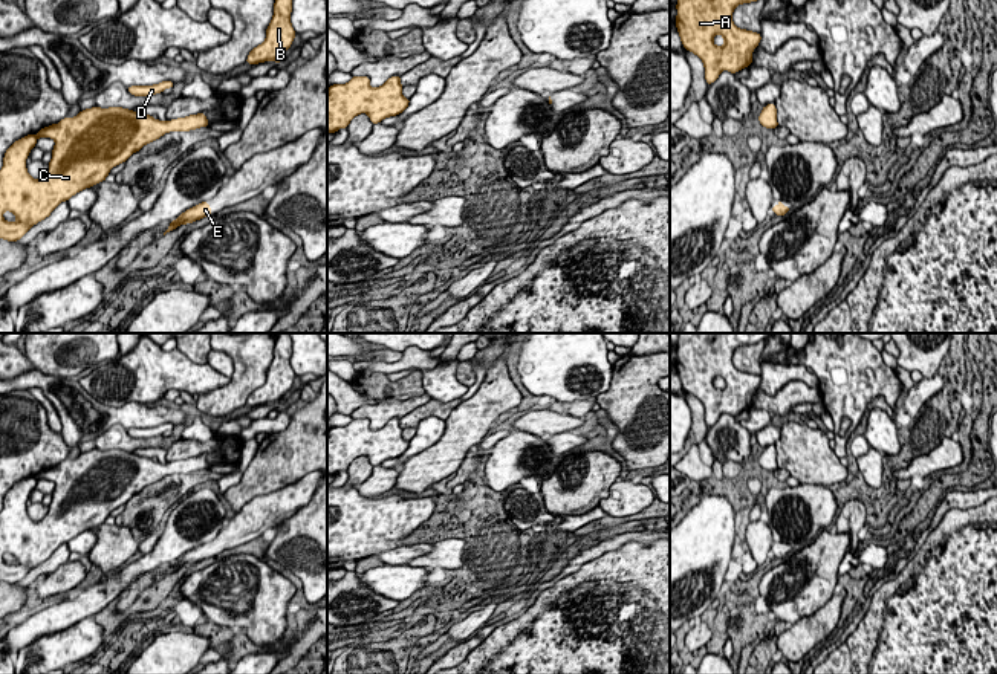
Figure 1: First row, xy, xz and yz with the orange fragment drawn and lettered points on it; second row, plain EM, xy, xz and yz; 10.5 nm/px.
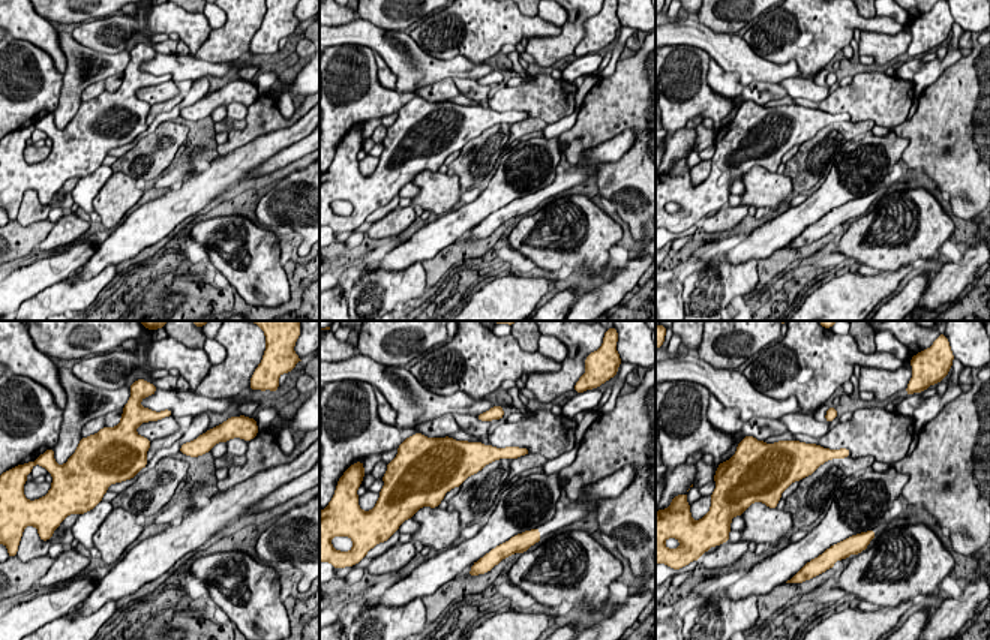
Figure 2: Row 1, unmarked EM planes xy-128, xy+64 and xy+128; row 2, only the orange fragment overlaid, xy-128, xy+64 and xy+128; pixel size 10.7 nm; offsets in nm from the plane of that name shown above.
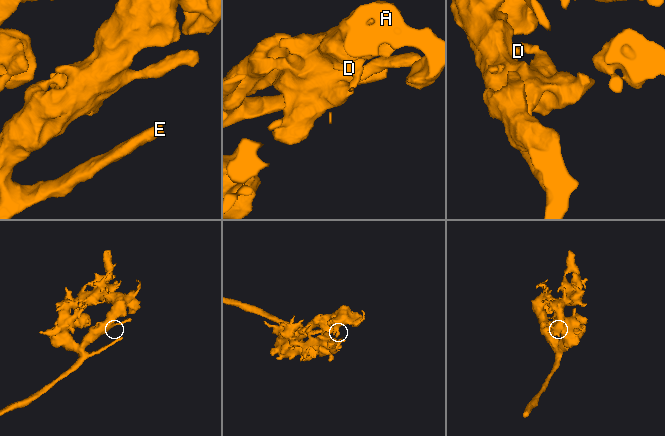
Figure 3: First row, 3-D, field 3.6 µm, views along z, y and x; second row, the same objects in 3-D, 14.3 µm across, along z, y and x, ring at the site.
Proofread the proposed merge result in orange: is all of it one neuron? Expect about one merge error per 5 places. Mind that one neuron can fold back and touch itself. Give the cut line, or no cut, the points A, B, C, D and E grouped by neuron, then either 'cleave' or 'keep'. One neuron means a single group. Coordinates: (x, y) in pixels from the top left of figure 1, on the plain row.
cut none; groups A B C D E; keep

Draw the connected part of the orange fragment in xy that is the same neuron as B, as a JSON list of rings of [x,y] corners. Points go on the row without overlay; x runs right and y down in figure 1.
[[[287,333],[275,335],[274,358],[266,370],[266,381],[254,390],[246,405],[254,408],[265,403],[281,405],[281,397],[291,390],[297,374],[291,365],[292,339]]]

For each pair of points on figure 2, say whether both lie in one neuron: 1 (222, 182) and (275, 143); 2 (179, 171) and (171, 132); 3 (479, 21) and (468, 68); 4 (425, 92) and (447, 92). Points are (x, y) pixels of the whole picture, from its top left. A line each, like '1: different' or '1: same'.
1: same
2: different
3: different
4: same

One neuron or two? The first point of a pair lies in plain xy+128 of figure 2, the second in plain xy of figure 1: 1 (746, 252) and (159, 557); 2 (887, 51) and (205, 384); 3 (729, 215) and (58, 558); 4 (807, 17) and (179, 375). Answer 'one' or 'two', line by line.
1: one
2: two
3: two
4: one

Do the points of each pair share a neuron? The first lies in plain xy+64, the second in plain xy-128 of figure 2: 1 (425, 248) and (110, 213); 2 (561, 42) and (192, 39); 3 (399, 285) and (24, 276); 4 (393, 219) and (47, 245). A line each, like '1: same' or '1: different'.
1: different
2: different
3: different
4: same

